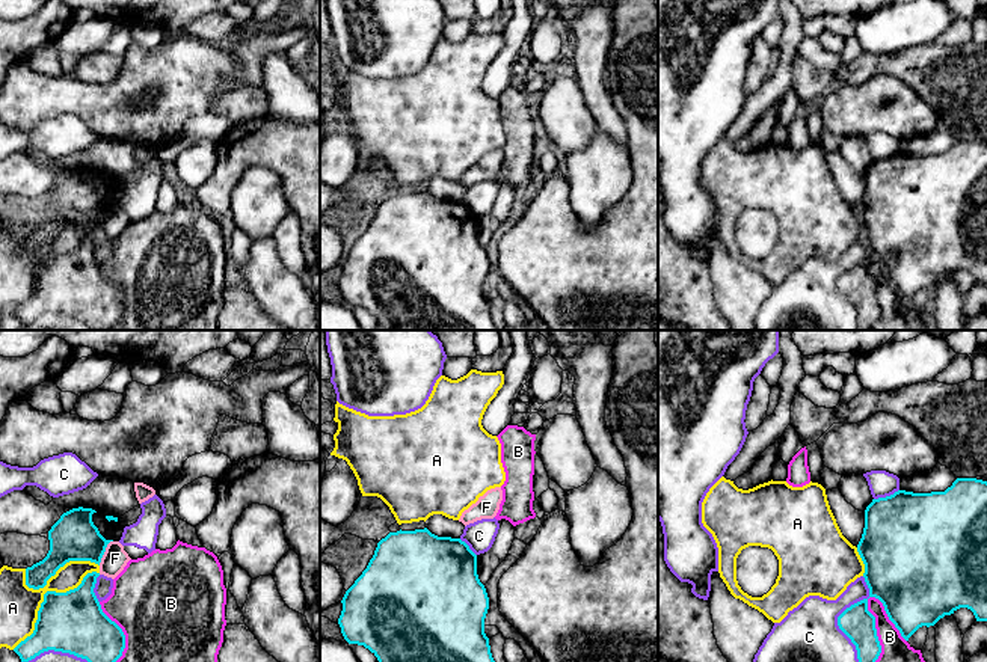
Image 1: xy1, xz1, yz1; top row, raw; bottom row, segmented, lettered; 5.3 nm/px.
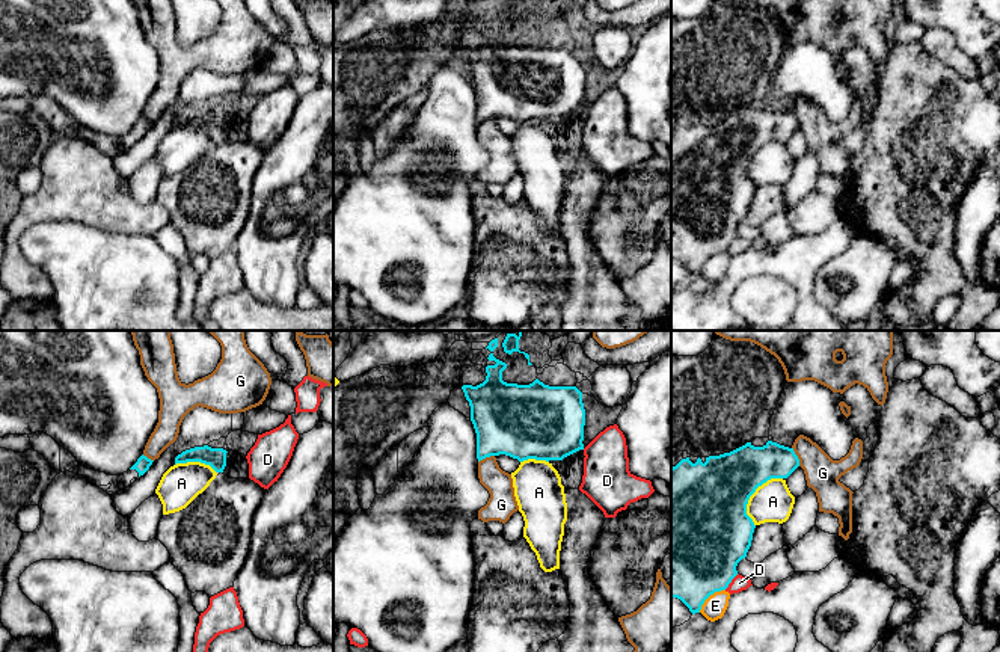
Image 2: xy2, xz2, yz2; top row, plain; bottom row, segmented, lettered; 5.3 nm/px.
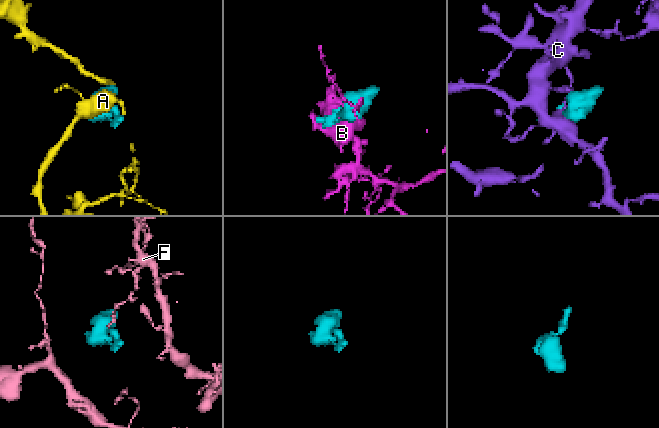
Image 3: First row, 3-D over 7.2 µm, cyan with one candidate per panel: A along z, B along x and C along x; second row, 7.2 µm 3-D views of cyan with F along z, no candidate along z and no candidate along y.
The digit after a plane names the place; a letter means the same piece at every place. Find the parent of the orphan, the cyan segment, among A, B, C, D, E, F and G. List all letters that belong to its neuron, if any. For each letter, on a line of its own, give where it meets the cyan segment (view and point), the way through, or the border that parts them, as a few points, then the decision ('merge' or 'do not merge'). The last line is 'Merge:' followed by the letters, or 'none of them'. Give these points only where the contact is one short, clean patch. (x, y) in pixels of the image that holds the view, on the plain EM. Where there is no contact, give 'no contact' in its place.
A: contact xy1 (44, 258); do not merge
B: contact yz1 (876, 293); do not merge
C: contact yz1 (838, 279); do not merge
D: contact yz2 (730, 243); do not merge
E: contact yz2 (709, 257); do not merge
F: contact xy1 (104, 213); border xy1 (112, 202), (98, 226); do not merge
G: contact yz2 (797, 118); border yz2 (792, 109), (800, 127); do not merge
Merge: none of them

